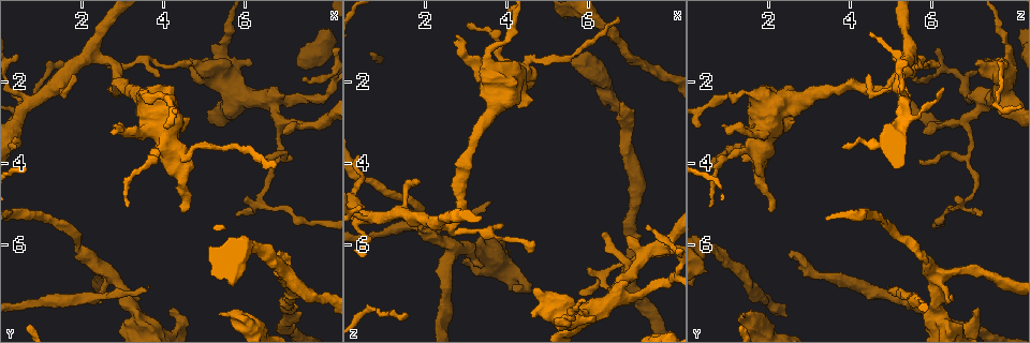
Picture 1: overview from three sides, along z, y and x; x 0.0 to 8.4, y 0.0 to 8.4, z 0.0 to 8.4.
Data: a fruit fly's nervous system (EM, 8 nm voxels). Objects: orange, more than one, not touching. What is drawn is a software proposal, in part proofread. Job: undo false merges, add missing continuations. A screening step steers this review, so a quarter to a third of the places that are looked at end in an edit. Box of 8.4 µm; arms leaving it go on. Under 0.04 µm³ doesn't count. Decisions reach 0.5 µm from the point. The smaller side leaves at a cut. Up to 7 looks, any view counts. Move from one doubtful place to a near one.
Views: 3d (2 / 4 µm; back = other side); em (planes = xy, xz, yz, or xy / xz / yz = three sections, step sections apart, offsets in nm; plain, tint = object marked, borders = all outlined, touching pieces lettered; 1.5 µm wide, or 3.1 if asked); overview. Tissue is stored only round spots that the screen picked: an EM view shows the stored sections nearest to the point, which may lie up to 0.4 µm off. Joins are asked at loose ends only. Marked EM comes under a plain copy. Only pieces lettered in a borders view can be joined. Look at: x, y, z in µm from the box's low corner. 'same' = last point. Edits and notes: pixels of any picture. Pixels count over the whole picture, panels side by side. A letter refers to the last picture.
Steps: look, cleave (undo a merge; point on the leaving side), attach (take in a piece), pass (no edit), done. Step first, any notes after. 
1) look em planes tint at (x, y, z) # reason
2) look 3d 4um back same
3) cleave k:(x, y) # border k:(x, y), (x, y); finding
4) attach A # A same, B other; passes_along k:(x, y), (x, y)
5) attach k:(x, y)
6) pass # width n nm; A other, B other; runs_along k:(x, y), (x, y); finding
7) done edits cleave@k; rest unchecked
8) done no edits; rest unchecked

look 3d 4um at (5.35, 7.75, 1.35) # free end

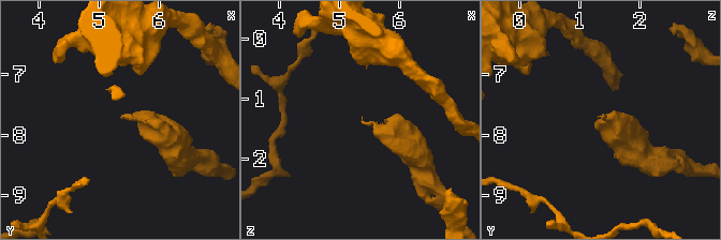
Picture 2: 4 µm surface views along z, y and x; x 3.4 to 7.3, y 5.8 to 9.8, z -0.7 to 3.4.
look em xy step 4 borders at (5.35, 7.70, 1.35) # need the tissue

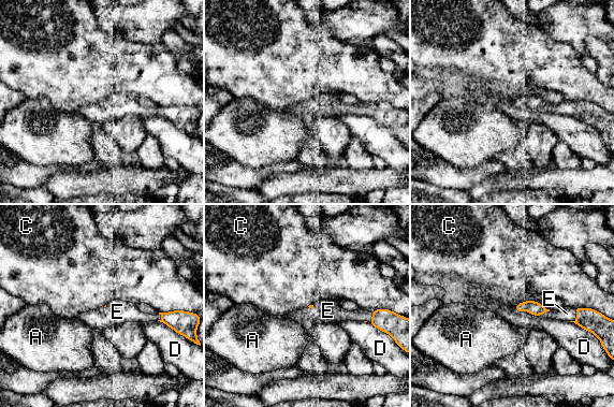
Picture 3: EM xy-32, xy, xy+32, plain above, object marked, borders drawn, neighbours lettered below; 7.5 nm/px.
attach E # longest_contact E 240 nm; A other, C other, D other, E same; passes_along 3:(536, 308), (535, 315), (567, 314); the neuron continues

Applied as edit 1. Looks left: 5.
look overview # redraw

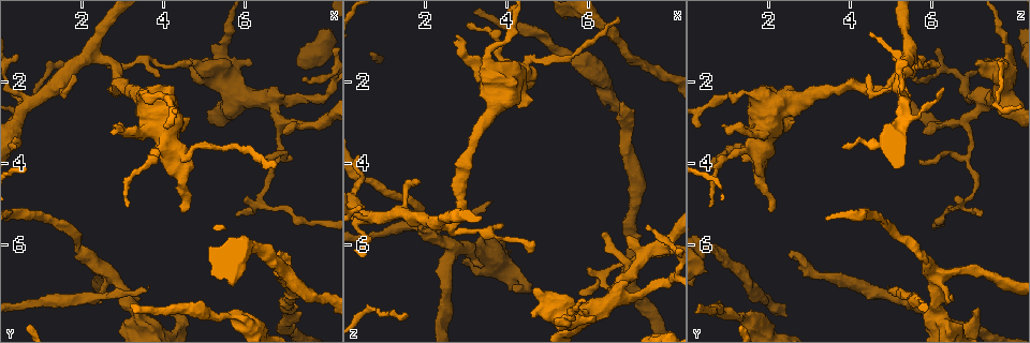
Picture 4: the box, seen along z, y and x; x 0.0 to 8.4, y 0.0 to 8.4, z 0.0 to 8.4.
look em planes borders at (6.80, 6.20, 2.50) # branch stops here

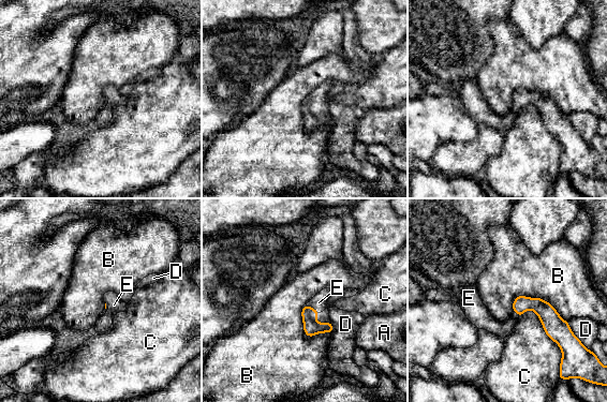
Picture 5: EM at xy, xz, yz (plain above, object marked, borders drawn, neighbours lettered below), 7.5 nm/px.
attach E # A other, B other, C other, D other, E same; passes_along 5:(311, 327), (312, 308), (319, 302); it goes on there

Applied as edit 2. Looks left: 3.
look overview

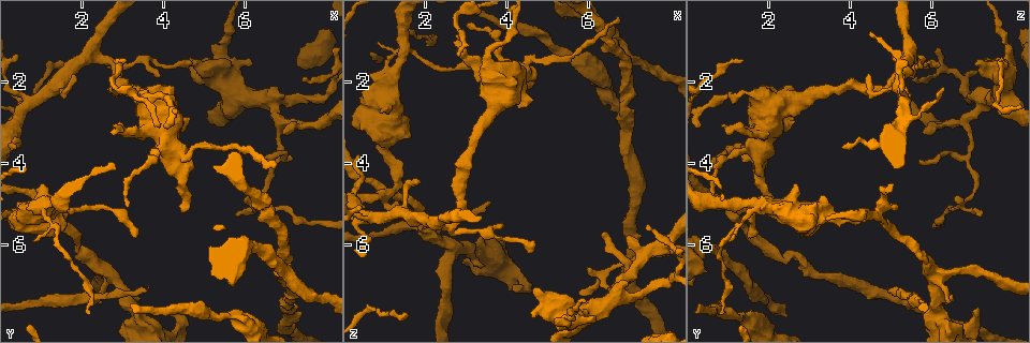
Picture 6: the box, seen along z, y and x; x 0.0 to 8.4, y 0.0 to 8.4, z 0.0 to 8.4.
look em planes borders at (4.45, 2.90, 2.65) # thick end

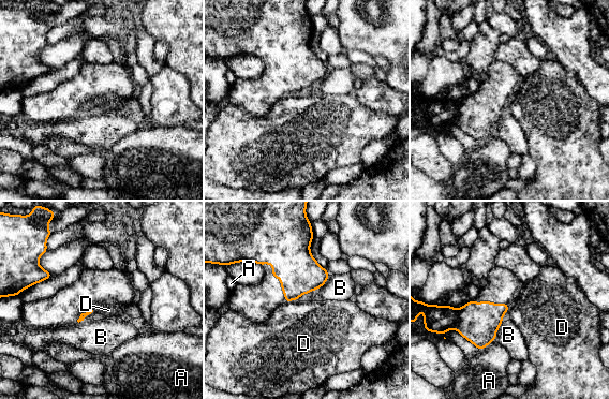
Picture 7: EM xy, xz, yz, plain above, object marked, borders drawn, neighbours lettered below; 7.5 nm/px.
pass # A other, B other, D other; border 7:(297, 299), (286, 303); none of them fits

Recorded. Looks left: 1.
done edits attach@3, attach@5; rest unchecked

